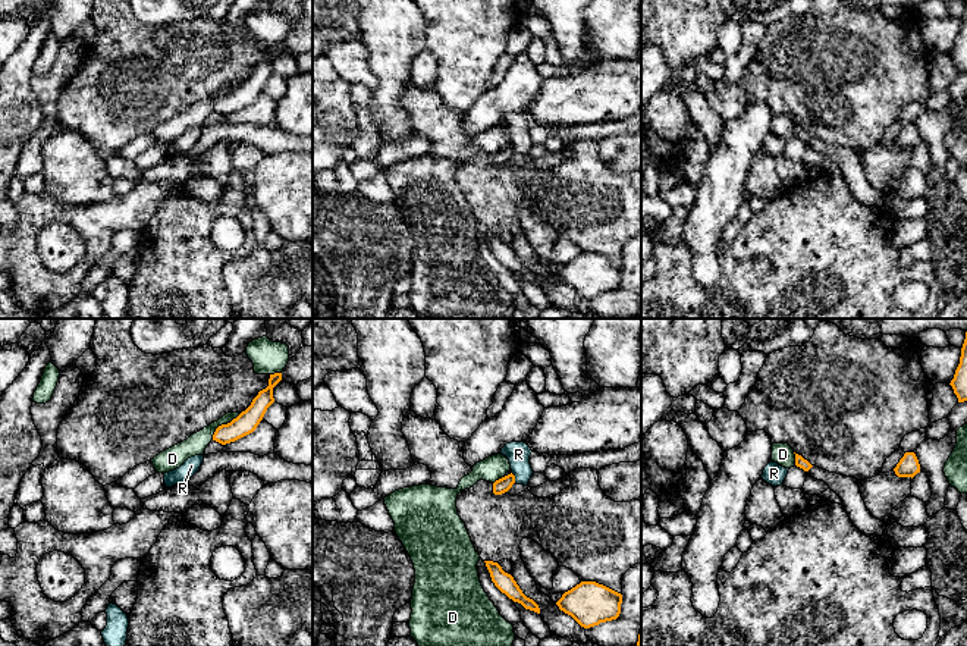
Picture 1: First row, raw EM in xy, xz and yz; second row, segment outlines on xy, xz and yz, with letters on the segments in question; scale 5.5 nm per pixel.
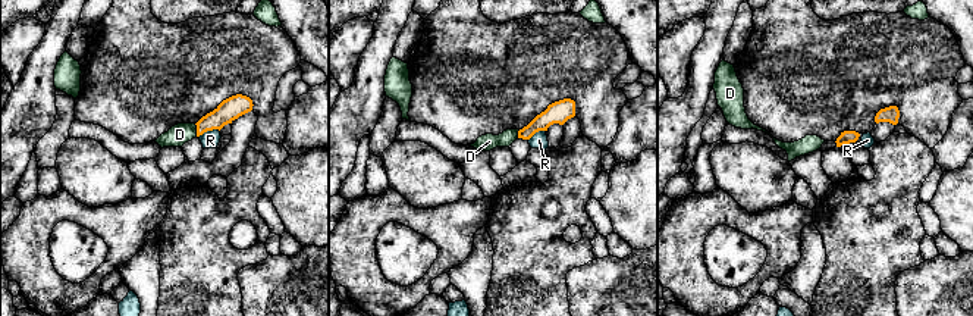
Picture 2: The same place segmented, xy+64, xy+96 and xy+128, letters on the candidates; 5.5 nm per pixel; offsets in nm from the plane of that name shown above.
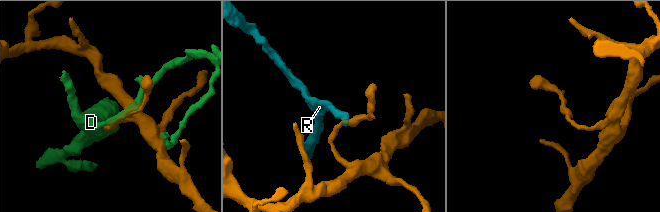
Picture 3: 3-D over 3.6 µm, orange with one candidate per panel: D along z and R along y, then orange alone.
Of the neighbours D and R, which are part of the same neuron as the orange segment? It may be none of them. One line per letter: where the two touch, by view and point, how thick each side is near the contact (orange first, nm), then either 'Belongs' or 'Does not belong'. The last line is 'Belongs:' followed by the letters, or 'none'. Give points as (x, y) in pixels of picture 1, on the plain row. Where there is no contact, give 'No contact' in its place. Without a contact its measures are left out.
D: Touches orange at xy (223, 96). Thickness 120 nm (orange) against 110 nm. Does not belong
R: Touches orange at xz (514, 149). Thickness 80 nm (orange) against 130 nm. Does not belong
Belongs: none

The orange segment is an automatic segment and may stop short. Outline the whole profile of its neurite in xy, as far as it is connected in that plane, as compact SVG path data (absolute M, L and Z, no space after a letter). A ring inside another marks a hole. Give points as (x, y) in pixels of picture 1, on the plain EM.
M282 44L270 46L269 57L258 63L251 76L227 95L216 100L213 112L226 116L252 104L274 73L273 59L282 51Z

